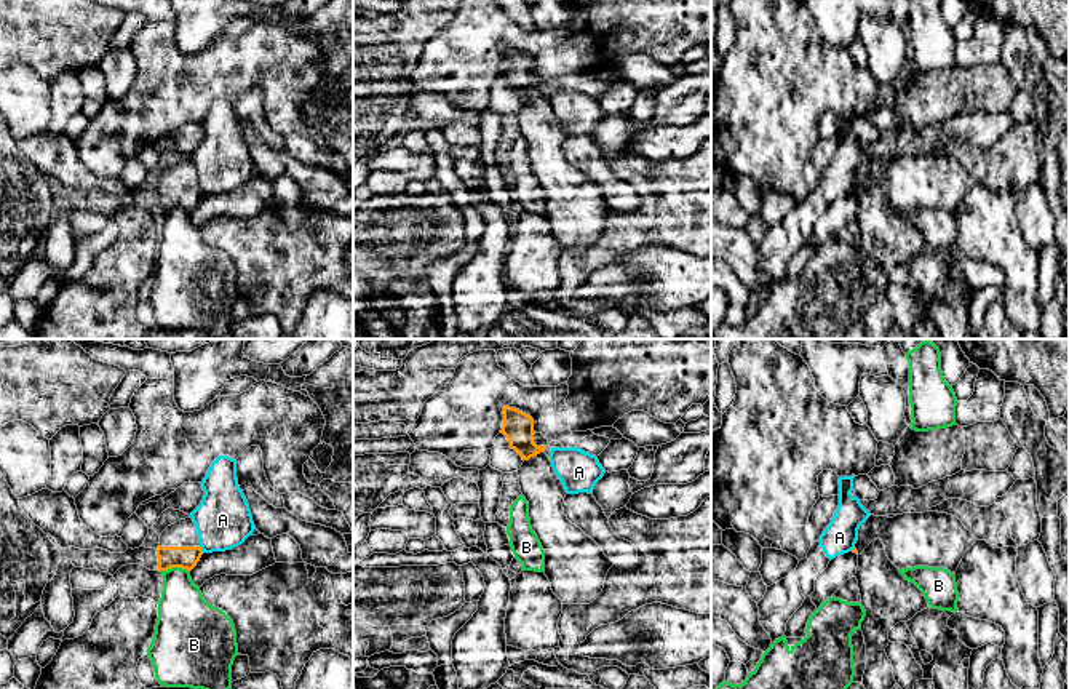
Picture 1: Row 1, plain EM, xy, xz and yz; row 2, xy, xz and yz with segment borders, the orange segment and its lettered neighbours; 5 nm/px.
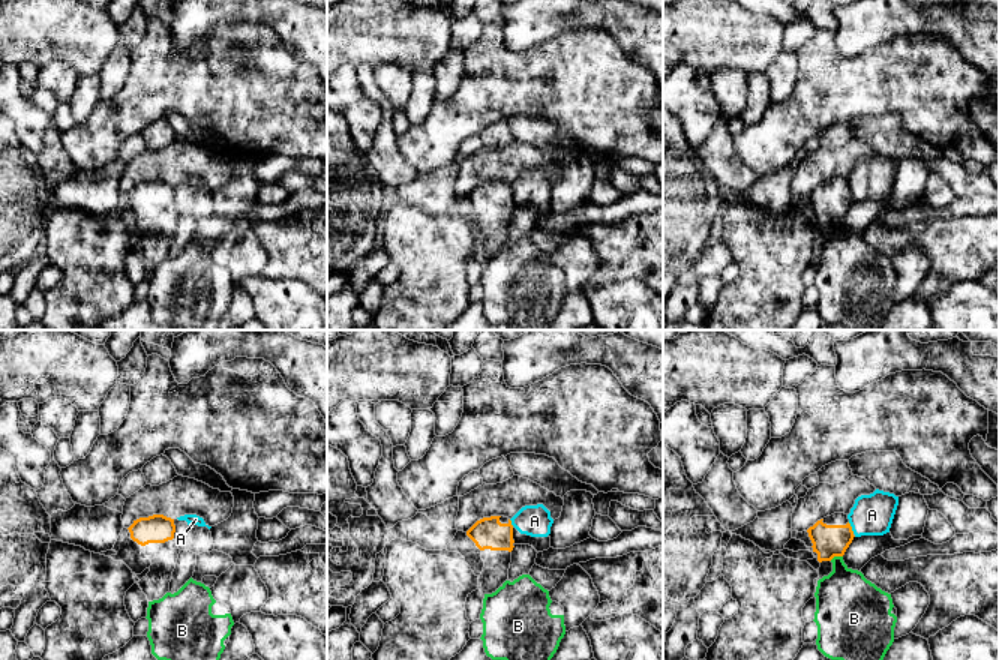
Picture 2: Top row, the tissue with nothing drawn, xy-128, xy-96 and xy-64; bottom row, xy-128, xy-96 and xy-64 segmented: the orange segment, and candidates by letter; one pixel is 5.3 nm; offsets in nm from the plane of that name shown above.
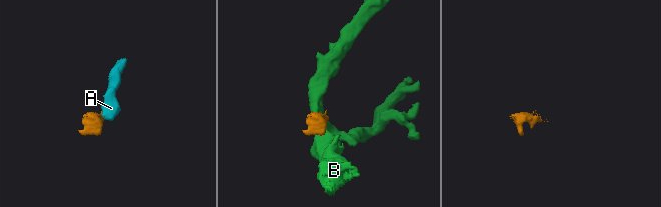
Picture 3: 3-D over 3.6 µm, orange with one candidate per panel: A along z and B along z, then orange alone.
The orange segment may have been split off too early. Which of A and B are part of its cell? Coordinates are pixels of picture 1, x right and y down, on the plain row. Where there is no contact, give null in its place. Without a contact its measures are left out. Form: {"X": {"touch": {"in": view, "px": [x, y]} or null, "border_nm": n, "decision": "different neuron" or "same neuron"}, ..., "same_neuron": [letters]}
{"A": {"touch": {"in": "xy", "px": [200, 191]}, "border_nm": 50, "decision": "different neuron"}, "B": {"touch": {"in": "xy", "px": [174, 208]}, "border_nm": 150, "decision": "different neuron"}, "same_neuron": []}

